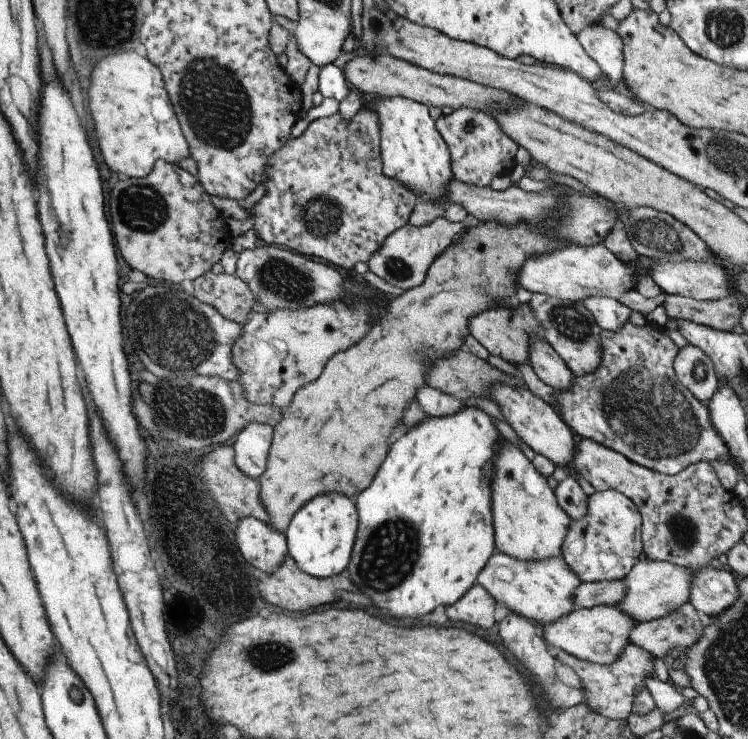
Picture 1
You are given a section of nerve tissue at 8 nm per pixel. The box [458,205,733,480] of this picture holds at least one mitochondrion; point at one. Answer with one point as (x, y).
(650, 412)

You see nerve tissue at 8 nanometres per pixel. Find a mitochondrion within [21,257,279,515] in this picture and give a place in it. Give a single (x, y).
(169, 331)

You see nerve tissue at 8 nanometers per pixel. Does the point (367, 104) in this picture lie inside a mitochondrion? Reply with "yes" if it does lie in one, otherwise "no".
no

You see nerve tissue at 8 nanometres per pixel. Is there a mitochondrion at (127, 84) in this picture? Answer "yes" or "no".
no

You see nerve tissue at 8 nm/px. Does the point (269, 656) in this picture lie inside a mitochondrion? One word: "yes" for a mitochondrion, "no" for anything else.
yes

